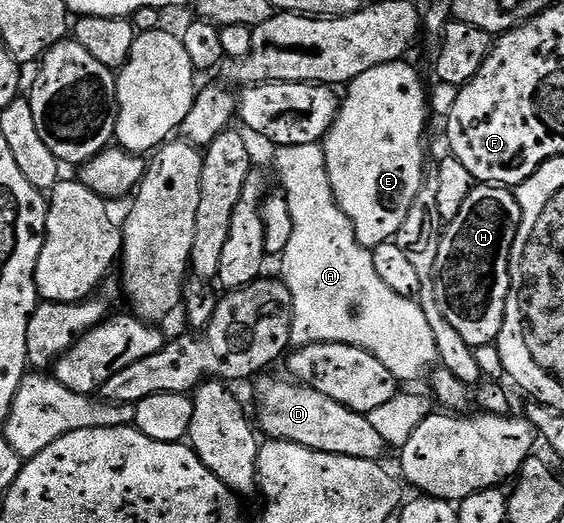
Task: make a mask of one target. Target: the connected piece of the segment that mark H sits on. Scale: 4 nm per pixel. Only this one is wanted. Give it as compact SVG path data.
M477 184L471 194L467 194L467 202L463 202L463 210L459 210L459 214L455 214L453 220L448 221L444 225L441 241L439 242L439 258L437 259L437 269L433 272L431 281L433 286L433 296L437 300L439 310L443 310L443 318L448 327L453 327L453 332L465 344L470 344L470 349L477 349L485 345L492 345L497 339L497 335L503 330L503 318L505 317L505 307L507 306L507 294L511 287L511 262L509 259L514 259L515 248L513 252L513 243L517 240L517 227L521 224L521 211L523 205L516 195L510 189L496 184Z

